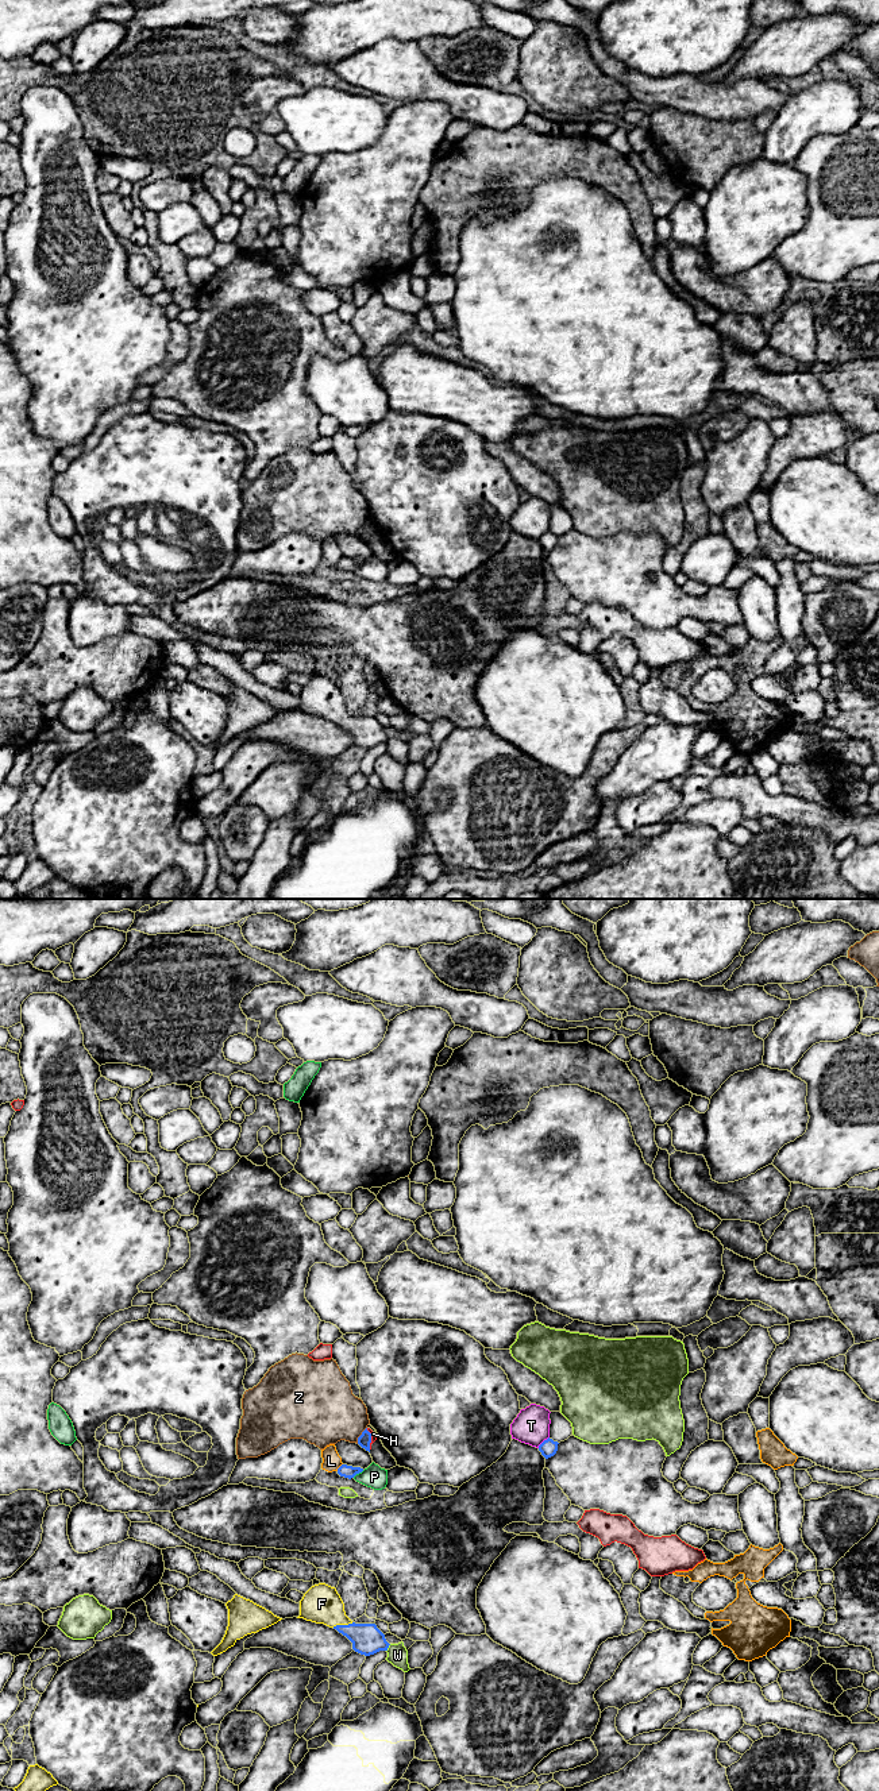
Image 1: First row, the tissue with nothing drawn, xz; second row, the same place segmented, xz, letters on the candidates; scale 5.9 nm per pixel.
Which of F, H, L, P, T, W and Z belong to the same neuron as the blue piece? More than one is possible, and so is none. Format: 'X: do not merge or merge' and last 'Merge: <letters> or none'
F: merge
H: do not merge
L: do not merge
P: do not merge
T: do not merge
W: do not merge
Z: do not merge
Merge: F

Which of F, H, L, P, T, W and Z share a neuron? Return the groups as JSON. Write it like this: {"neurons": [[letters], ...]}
{"neurons": [["F"], ["H"], ["L"], ["P"], ["T"], ["W"], ["Z"]]}

